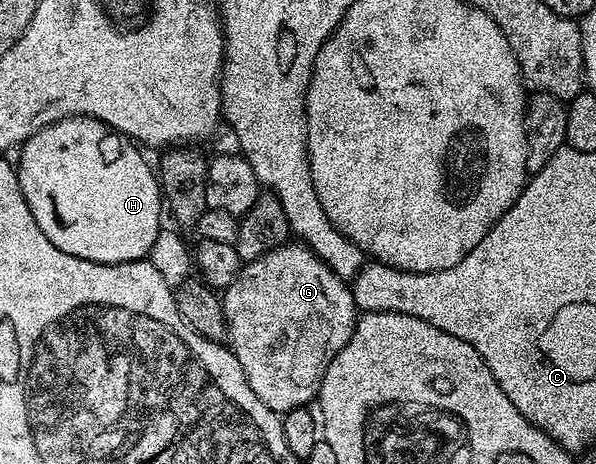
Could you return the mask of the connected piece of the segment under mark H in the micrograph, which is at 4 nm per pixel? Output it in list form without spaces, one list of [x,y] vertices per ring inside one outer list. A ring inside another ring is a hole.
[[[85,115],[68,117],[46,125],[19,148],[16,176],[38,229],[62,253],[95,263],[130,263],[147,259],[154,237],[162,229],[162,192],[157,172],[144,160],[145,152],[127,135],[110,130],[105,123]]]

